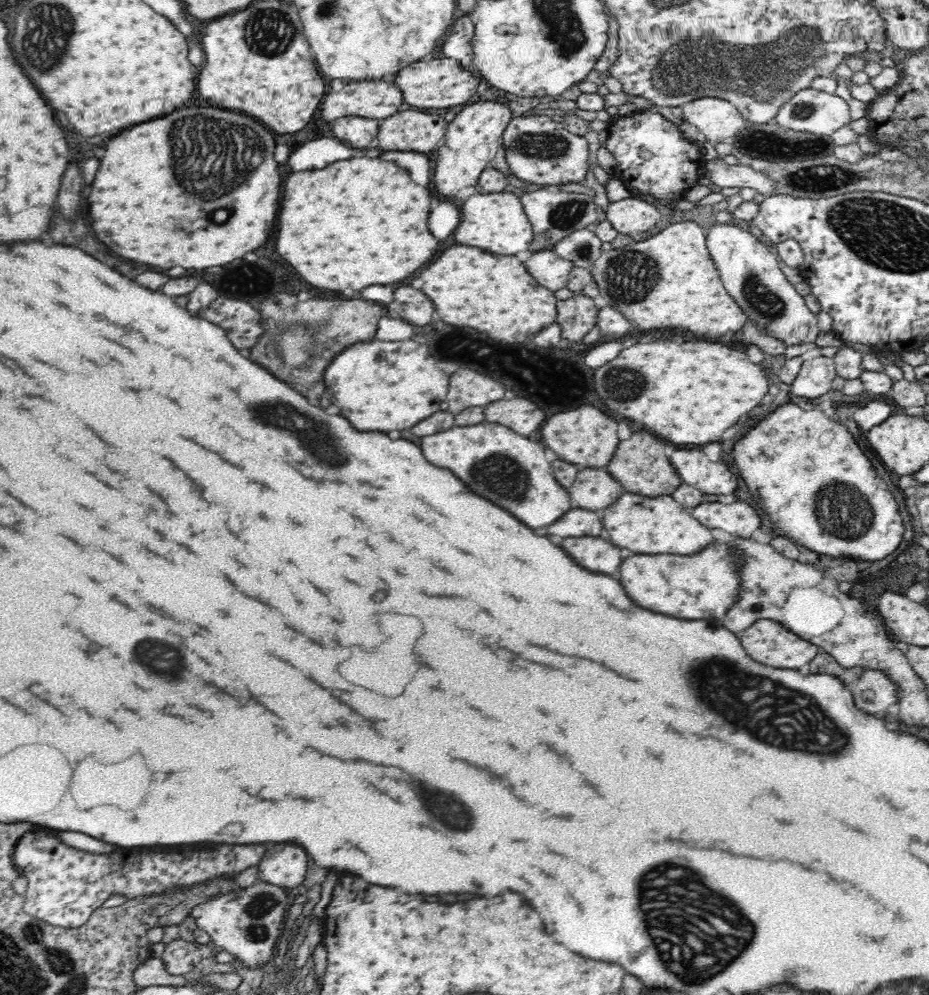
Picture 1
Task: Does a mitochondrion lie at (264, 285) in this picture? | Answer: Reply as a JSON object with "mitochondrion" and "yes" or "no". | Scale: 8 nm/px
{"mitochondrion":"no"}

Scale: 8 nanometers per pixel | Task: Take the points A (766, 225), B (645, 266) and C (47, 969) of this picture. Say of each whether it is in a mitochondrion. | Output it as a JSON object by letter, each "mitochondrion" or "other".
{"A":"other","B":"mitochondrion","C":"mitochondrion"}

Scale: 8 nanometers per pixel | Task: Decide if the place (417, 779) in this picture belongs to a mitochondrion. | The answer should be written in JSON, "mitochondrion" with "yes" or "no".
{"mitochondrion":"yes"}

